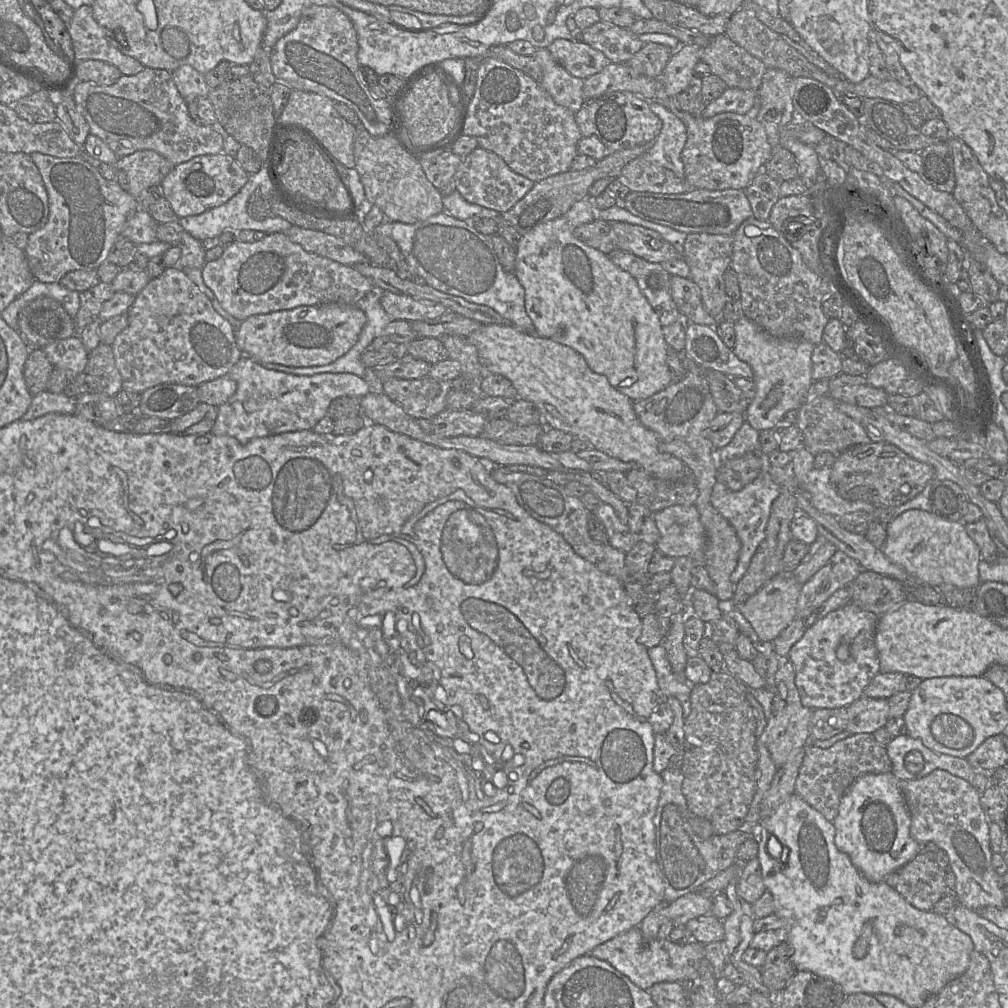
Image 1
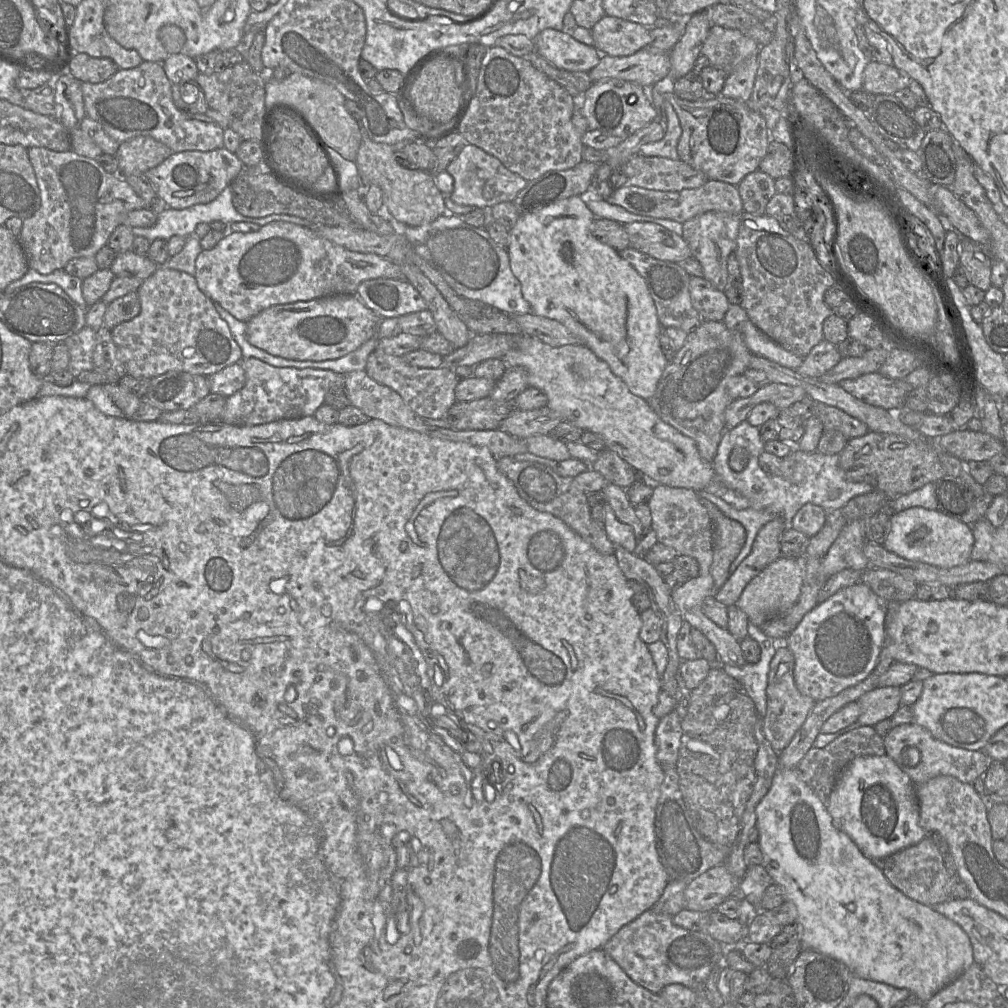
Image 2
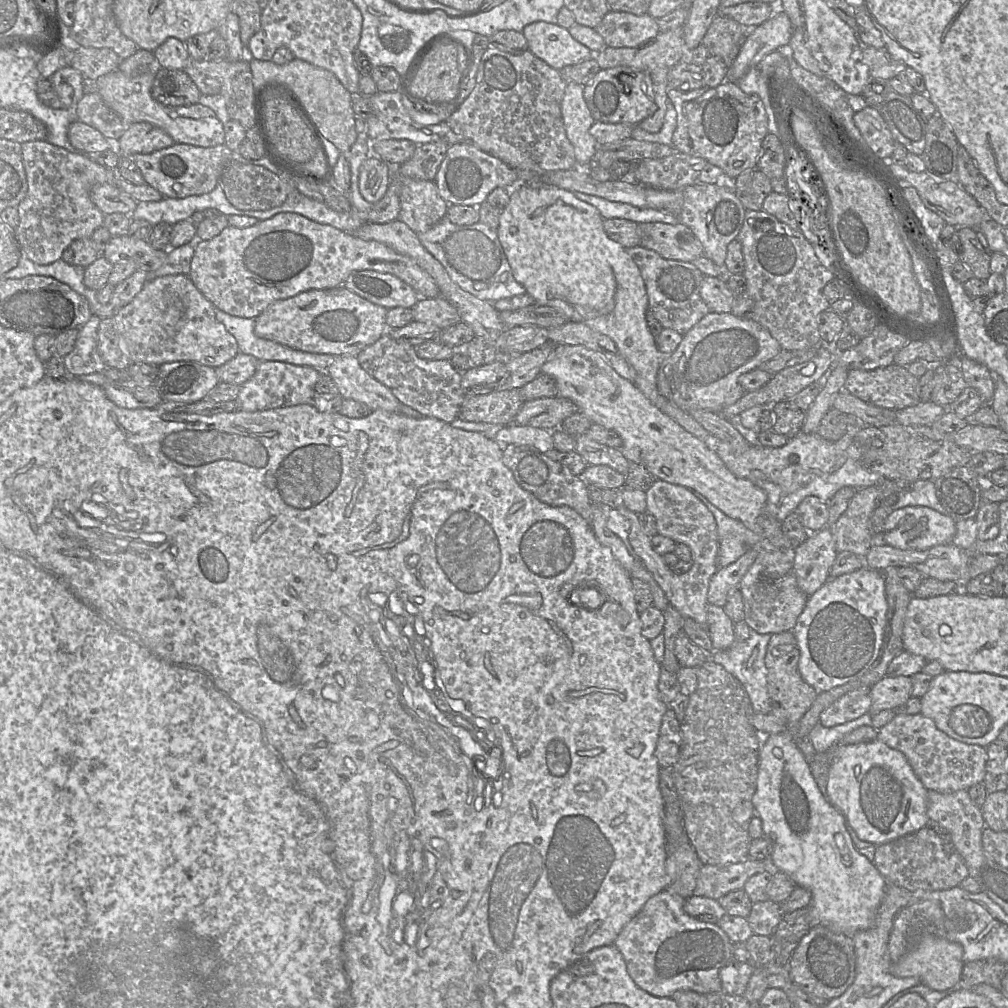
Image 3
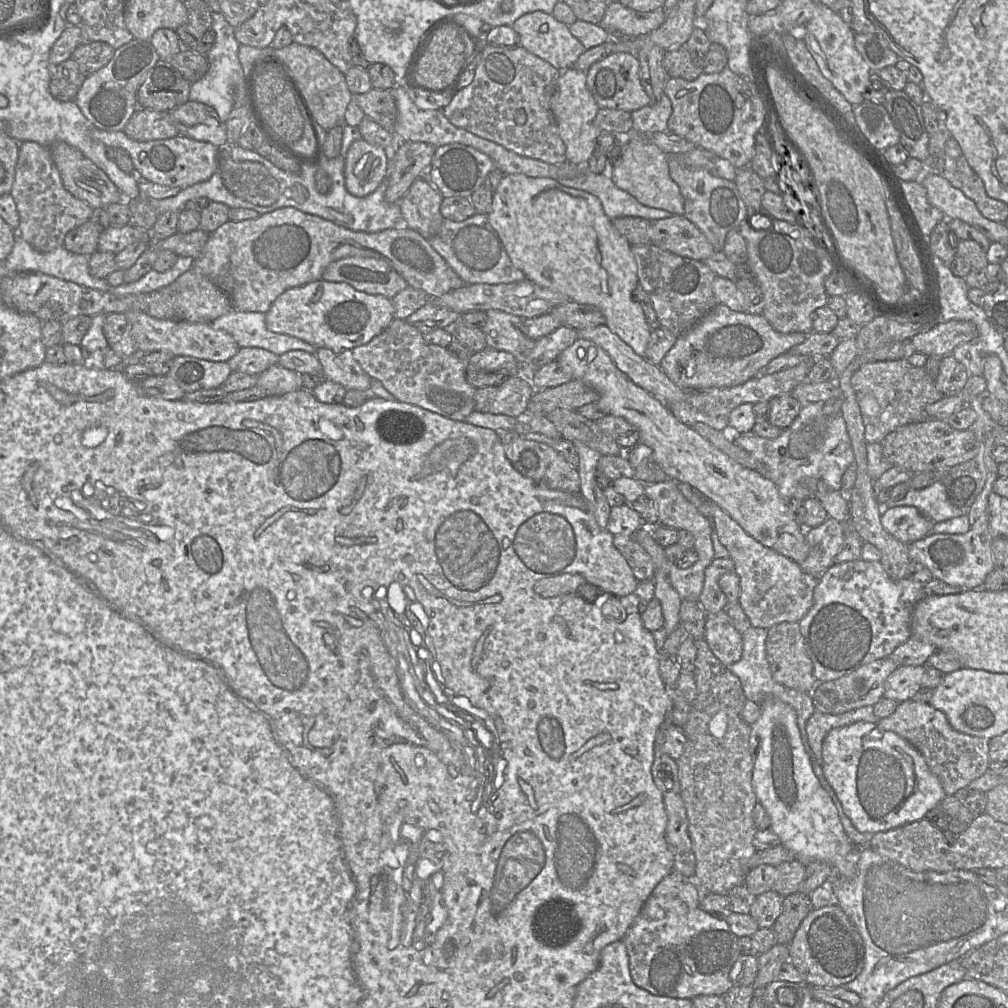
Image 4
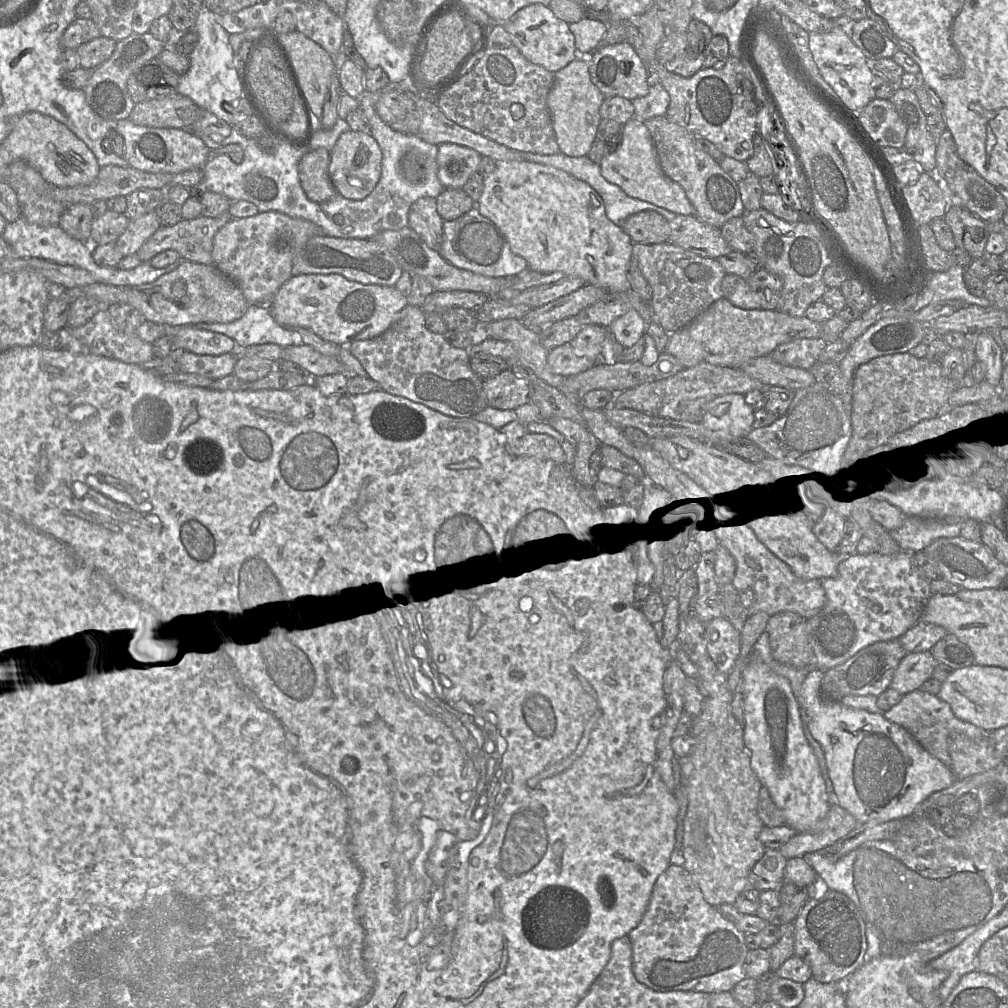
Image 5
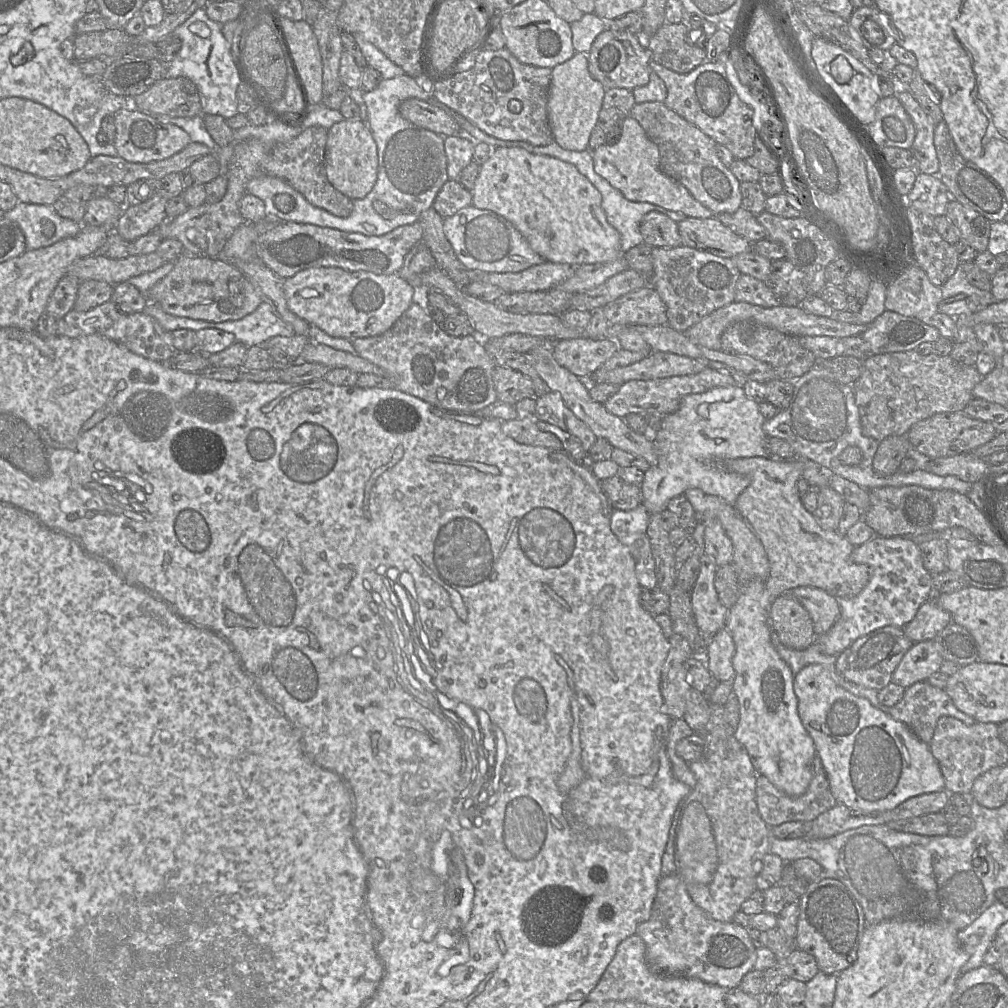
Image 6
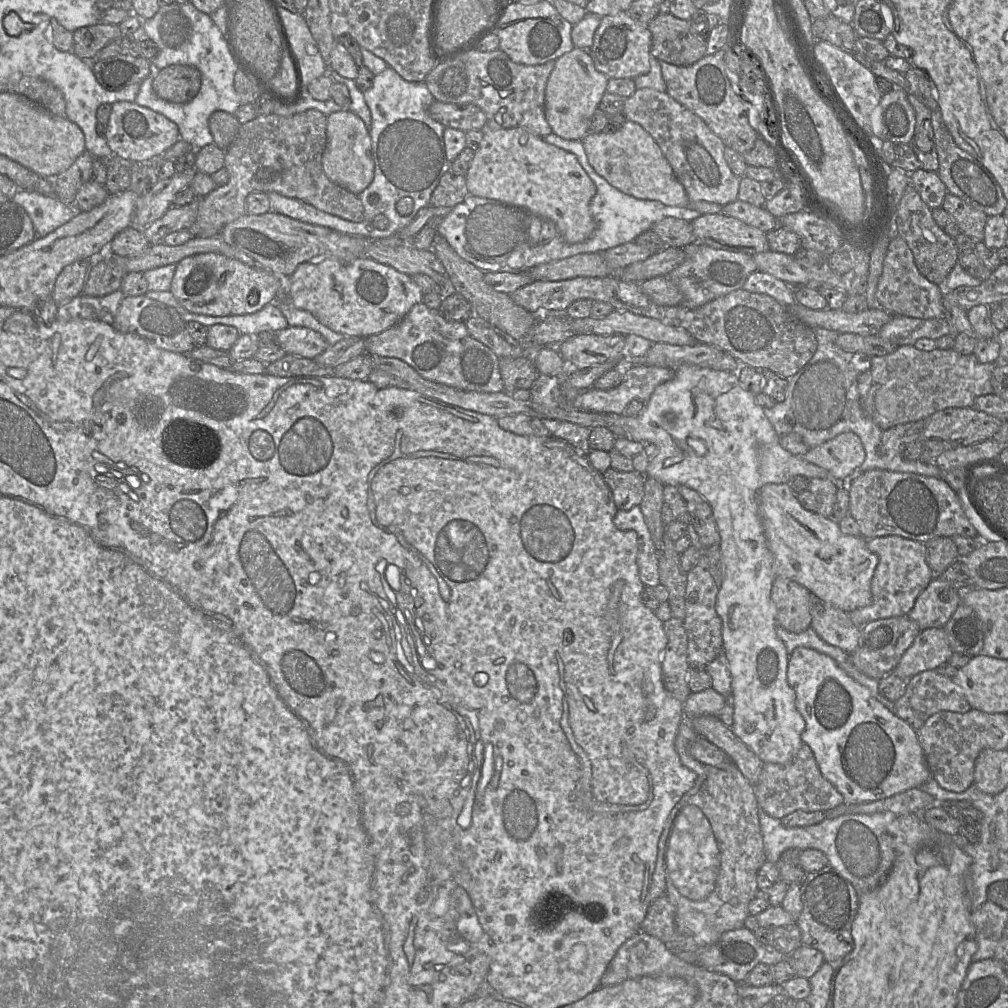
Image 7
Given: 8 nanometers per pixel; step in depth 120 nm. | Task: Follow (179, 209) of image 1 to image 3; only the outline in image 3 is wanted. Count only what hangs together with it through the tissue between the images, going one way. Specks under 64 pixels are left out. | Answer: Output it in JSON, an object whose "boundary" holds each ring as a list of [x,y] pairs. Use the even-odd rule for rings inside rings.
{"boundary":[[[174,143],[150,154],[134,154],[132,159],[148,185],[158,190],[164,198],[180,199],[210,193],[219,183],[224,167],[234,154],[225,144],[198,147]]]}

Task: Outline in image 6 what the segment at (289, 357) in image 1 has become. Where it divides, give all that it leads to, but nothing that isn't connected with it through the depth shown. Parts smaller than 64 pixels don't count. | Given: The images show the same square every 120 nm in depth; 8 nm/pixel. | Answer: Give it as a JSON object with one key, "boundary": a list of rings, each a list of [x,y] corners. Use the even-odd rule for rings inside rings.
{"boundary":[[[311,267],[297,272],[292,277],[286,278],[283,281],[284,294],[288,308],[301,319],[308,322],[310,325],[315,325],[330,336],[337,338],[345,338],[350,341],[356,338],[373,337],[386,332],[398,318],[410,307],[410,305],[418,300],[421,293],[414,288],[408,281],[397,274],[381,275],[367,271],[346,271],[339,267]]]}

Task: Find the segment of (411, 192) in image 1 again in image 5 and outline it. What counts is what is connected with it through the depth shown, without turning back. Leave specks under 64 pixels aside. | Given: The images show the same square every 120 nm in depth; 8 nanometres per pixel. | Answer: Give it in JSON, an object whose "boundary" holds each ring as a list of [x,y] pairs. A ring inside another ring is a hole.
{"boundary":[[[422,197],[409,210],[409,227],[433,250],[440,252],[443,244],[444,220],[437,211],[437,200]]]}

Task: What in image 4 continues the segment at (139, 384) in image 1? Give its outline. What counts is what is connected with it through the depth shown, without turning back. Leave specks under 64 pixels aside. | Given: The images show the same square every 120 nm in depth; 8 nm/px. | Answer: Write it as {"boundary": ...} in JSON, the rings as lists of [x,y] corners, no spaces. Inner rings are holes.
{"boundary":[[[141,311],[124,313],[139,350],[143,353],[166,351],[175,356],[191,356],[222,362],[232,358],[240,348],[231,334],[212,328],[208,323],[157,319]]]}

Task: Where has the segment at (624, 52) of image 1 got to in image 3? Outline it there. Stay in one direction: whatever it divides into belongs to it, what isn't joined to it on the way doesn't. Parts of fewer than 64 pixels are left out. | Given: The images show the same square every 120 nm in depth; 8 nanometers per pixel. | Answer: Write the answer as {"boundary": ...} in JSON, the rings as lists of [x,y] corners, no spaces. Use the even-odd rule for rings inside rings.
{"boundary":[[[609,11],[595,28],[605,45],[612,48],[634,48],[655,38],[659,33],[657,19],[648,13],[634,15]]]}

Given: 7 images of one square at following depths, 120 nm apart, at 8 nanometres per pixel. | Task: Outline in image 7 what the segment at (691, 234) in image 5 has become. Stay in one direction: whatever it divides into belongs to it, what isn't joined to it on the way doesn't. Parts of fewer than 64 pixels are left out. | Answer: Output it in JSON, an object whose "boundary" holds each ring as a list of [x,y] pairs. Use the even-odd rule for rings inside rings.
{"boundary":[[[721,212],[700,215],[691,224],[695,243],[749,255],[769,251],[767,233]]]}

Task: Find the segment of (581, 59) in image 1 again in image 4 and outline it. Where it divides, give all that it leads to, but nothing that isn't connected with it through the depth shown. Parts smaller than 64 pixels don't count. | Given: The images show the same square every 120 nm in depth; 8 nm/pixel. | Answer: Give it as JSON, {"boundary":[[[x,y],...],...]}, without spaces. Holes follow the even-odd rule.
{"boundary":[[[542,11],[524,14],[514,22],[512,28],[518,35],[521,47],[546,61],[558,71],[572,67],[581,54],[586,51],[581,42],[570,33],[569,26]]]}

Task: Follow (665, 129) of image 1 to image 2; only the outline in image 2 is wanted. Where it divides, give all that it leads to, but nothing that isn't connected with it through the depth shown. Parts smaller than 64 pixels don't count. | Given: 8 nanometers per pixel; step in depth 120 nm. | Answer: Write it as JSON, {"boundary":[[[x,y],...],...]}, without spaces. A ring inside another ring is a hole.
{"boundary":[[[665,100],[663,106],[667,117],[665,136],[660,141],[644,144],[640,149],[640,154],[647,157],[664,157],[678,160],[680,158],[677,153],[677,145],[682,134],[682,128],[678,116],[669,101]]]}

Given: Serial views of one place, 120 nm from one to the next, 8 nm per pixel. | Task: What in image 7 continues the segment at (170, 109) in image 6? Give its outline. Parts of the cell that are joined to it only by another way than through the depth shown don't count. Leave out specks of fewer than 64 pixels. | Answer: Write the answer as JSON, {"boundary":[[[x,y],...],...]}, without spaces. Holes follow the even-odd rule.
{"boundary":[[[174,64],[161,70],[153,68],[152,87],[155,94],[168,102],[187,104],[198,94],[201,87],[200,71],[190,65]]]}

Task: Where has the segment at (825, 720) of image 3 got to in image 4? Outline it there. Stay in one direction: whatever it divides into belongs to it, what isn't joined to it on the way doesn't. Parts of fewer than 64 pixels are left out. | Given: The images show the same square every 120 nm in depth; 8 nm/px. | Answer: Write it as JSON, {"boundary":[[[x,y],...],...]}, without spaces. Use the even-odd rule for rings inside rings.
{"boundary":[[[886,657],[863,665],[852,673],[838,679],[817,683],[811,693],[815,710],[836,715],[863,706],[874,706],[884,695],[886,679],[897,667],[889,657]]]}

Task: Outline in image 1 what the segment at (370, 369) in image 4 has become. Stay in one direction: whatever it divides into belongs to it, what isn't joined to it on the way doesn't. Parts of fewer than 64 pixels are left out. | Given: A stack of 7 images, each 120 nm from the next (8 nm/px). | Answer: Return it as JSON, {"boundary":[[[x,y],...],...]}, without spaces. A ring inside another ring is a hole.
{"boundary":[[[430,375],[417,379],[389,378],[379,383],[381,390],[415,419],[432,419],[446,408],[446,398],[453,389],[452,381],[437,380]]]}

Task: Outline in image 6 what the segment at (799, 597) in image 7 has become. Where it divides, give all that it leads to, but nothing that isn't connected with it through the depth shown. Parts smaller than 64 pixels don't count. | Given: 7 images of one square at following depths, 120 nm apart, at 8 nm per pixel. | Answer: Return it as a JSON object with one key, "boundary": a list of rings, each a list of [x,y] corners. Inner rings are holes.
{"boundary":[[[790,592],[781,594],[773,602],[769,622],[787,648],[804,650],[816,640],[808,611]]]}

